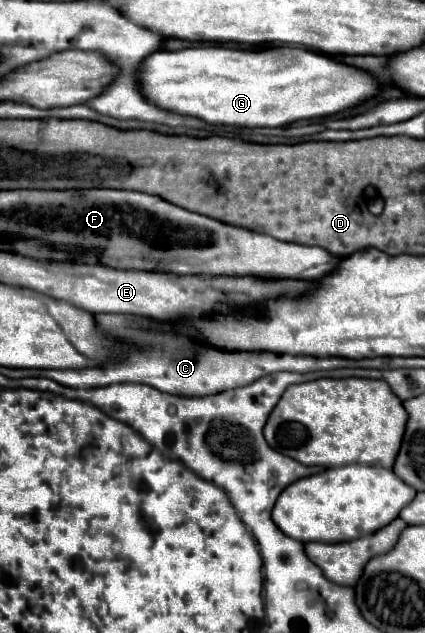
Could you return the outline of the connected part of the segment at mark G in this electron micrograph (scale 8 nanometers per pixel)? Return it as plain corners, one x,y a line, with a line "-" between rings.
266,45
260,49
190,47
182,51
156,51
140,63
136,81
140,95
162,111
198,117
210,125
234,127
282,127
300,119
328,117
378,93
378,83
368,73
342,65
328,55
292,45

